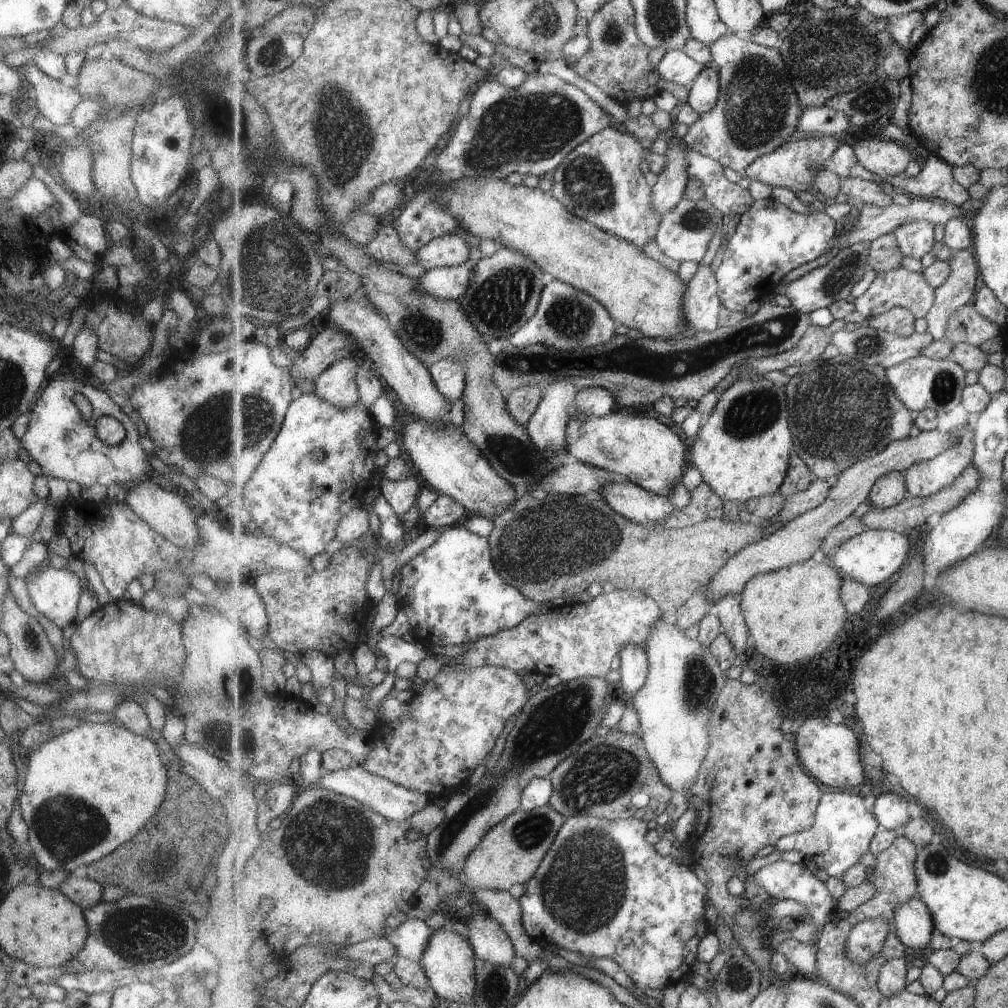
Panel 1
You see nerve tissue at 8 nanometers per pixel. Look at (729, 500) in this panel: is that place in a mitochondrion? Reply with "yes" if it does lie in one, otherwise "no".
no

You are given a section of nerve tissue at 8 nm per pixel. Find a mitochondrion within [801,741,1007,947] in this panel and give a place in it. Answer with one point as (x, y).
(935, 864)

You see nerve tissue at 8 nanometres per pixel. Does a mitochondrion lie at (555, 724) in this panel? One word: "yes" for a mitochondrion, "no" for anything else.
yes

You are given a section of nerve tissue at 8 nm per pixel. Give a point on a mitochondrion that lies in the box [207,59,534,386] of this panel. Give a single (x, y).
(273, 278)

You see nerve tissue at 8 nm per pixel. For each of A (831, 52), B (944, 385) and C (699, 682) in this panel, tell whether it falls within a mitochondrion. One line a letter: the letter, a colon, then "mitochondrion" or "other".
A: mitochondrion
B: mitochondrion
C: mitochondrion

